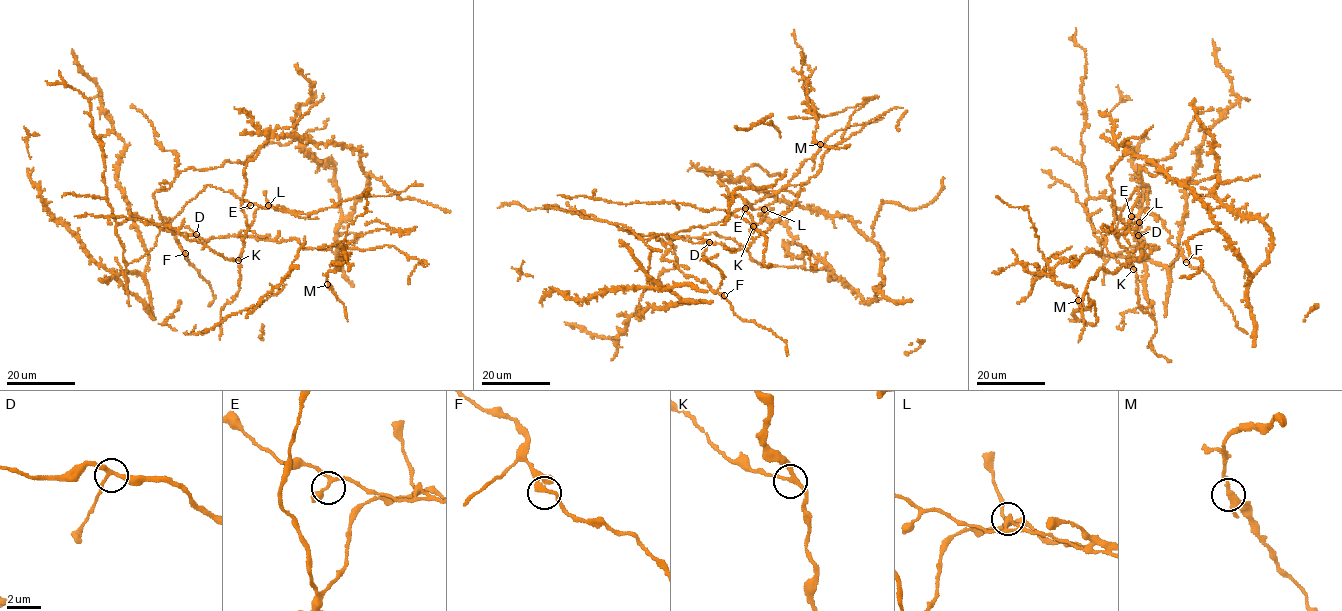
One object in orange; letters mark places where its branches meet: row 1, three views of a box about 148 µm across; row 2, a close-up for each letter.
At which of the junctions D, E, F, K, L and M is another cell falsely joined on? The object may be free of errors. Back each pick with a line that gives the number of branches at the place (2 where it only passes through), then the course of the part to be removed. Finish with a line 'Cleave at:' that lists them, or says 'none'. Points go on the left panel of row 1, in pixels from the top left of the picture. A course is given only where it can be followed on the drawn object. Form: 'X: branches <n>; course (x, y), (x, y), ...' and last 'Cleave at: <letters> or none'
M: branches 3; course (327, 284), (327, 273), (339, 269), (337, 264), (342, 261), (348, 225), (366, 211), (366, 197), (371, 187)
Cleave at: M

